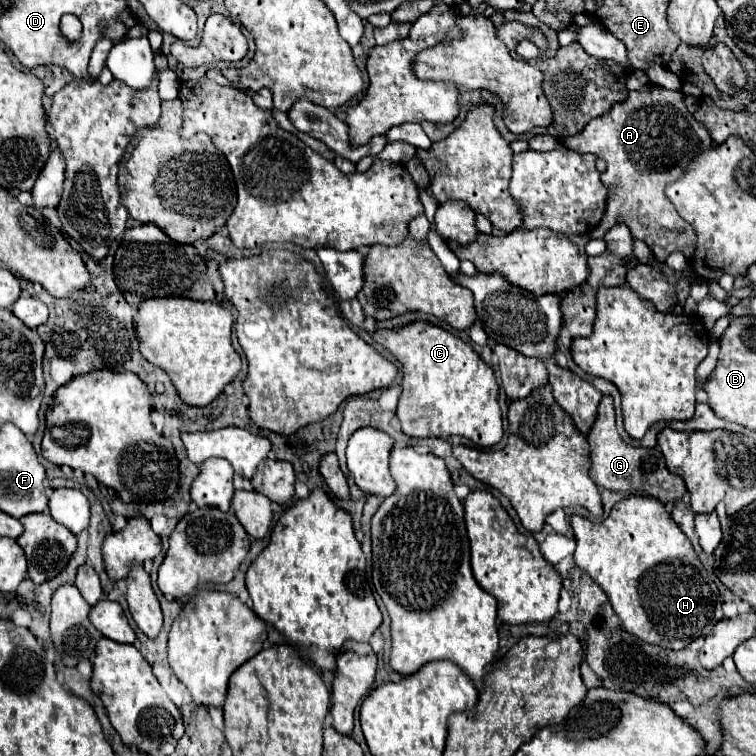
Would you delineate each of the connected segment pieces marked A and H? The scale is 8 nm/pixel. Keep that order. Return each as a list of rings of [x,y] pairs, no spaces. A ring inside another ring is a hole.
[[[659,85],[629,91],[625,101],[615,103],[609,113],[585,125],[581,135],[573,135],[561,143],[567,149],[591,153],[607,163],[601,181],[607,189],[613,189],[613,197],[607,201],[601,223],[589,231],[593,239],[603,239],[609,227],[623,221],[631,229],[633,239],[641,239],[651,247],[657,261],[665,261],[673,251],[681,251],[687,259],[693,257],[695,231],[681,219],[663,189],[667,183],[679,179],[683,175],[683,165],[707,151],[713,141],[705,125],[695,121],[687,111],[681,91],[667,91]]]
[[[631,495],[615,503],[603,523],[593,523],[583,515],[573,513],[569,517],[569,525],[577,541],[575,563],[585,569],[591,579],[597,581],[599,587],[603,587],[603,591],[609,595],[609,601],[627,633],[651,645],[683,649],[697,637],[705,637],[713,629],[713,625],[723,619],[723,601],[717,585],[707,575],[691,541],[671,519],[671,513],[667,513],[661,501]]]

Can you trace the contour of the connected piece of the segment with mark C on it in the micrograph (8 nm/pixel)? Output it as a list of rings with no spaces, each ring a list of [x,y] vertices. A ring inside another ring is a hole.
[[[415,319],[399,329],[377,329],[373,339],[389,349],[403,367],[397,417],[409,437],[461,435],[481,447],[497,445],[503,437],[503,417],[497,403],[499,387],[493,369],[469,343],[429,321]]]

